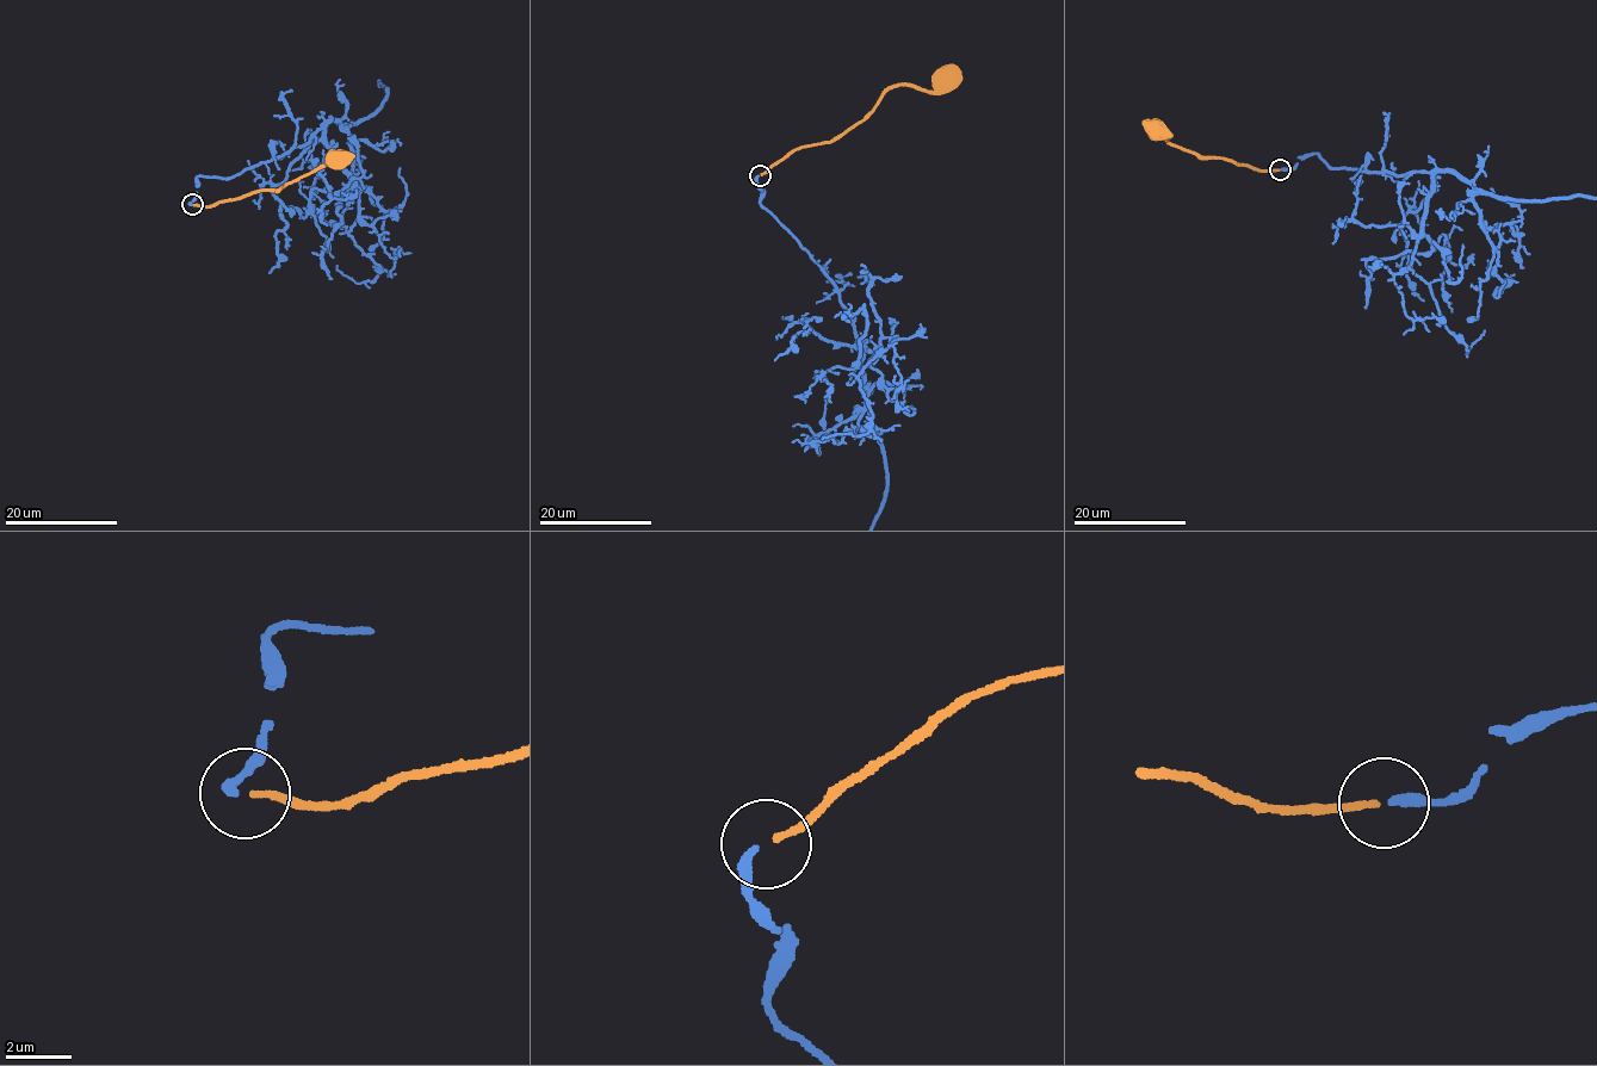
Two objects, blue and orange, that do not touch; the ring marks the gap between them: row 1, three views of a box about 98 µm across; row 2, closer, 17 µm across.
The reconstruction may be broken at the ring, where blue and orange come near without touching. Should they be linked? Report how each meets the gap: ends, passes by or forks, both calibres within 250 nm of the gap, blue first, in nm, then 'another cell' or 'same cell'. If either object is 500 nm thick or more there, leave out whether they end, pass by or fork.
blue ends there; orange ends there; 280 nm thick on the blue side, 200 nm on the other; same cell

